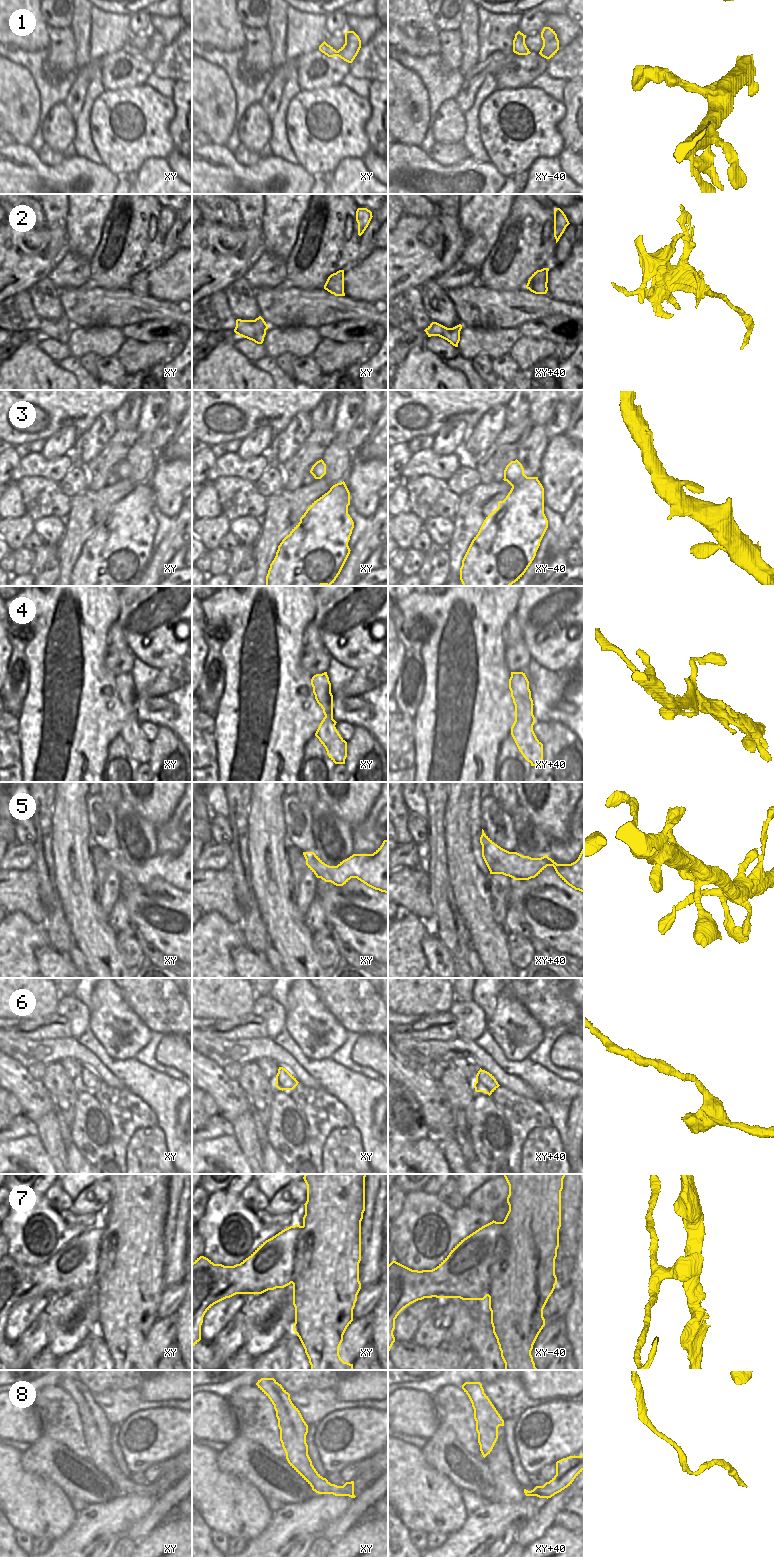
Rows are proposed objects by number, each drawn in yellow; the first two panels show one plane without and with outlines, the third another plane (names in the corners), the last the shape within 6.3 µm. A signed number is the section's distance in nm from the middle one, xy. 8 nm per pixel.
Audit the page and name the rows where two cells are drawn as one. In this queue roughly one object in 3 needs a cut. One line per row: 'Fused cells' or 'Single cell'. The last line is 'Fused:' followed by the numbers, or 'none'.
1: Single cell
2: Fused cells
3: Single cell
4: Single cell
5: Single cell
6: Single cell
7: Fused cells
8: Single cell
Fused: 2, 7.

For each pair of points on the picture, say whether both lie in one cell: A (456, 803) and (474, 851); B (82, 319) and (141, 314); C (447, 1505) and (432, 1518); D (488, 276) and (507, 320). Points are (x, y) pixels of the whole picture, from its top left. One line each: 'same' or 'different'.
A: same
B: same
C: same
D: different

